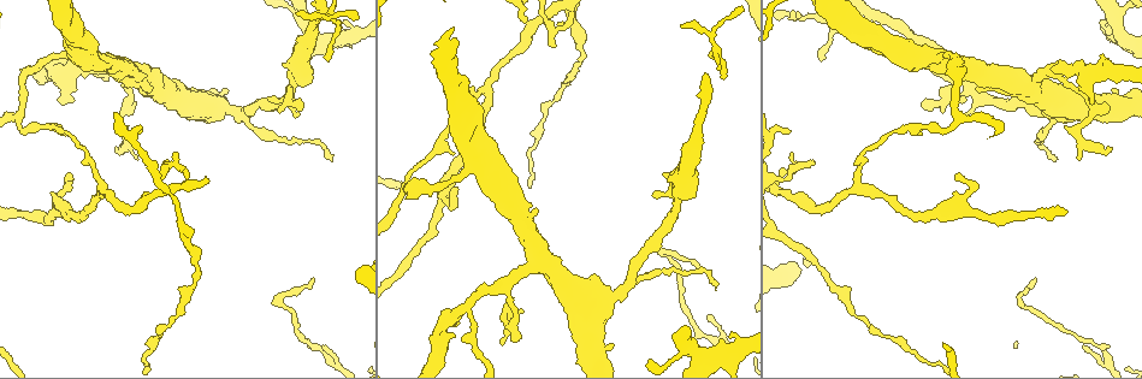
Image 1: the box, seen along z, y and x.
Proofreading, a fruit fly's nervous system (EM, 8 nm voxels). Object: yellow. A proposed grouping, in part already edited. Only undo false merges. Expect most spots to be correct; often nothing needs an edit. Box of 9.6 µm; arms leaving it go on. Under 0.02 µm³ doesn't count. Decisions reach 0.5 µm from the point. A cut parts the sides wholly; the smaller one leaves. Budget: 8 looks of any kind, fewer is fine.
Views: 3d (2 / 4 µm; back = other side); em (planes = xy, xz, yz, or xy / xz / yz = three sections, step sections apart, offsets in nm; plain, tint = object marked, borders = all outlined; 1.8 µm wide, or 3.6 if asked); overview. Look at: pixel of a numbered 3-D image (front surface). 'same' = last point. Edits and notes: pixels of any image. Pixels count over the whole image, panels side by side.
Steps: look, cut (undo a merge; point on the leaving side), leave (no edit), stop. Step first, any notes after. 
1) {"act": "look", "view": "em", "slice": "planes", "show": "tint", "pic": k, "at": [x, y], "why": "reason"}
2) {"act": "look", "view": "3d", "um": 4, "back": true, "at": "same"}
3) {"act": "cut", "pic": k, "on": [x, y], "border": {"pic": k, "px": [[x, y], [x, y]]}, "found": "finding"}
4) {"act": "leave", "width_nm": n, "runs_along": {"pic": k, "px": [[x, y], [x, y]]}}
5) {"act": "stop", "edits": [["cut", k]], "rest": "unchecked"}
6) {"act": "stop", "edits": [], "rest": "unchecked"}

{"act": "look", "view": "3d", "um": 2, "pic": 1, "at": [885, 336], "why": "a narrow waist"}

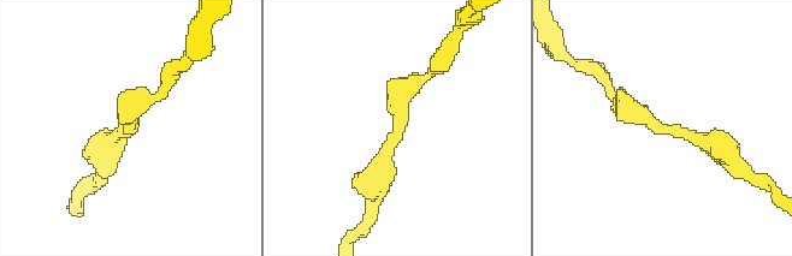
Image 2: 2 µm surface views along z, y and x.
{"act": "look", "view": "em", "slice": "xy", "step": 16, "show": "tint", "pic": 2, "at": [399, 131], "why": "shape alone is not enough"}

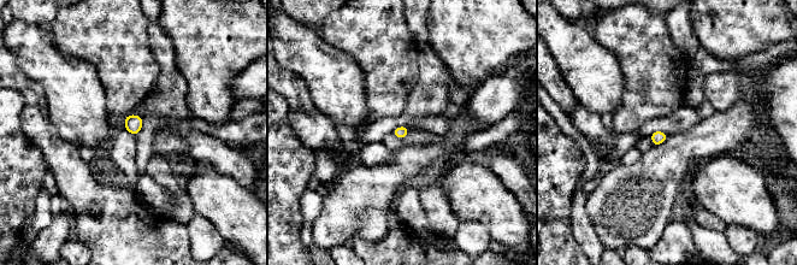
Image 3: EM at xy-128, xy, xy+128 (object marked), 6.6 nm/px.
{"act": "leave", "width_nm": 80, "found": "continuous, no second neuron"}

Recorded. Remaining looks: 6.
{"act": "look", "view": "em", "slice": "xz", "step": 4, "show": "tint", "pic": 1, "at": [491, 180], "why": "calibre changes"}

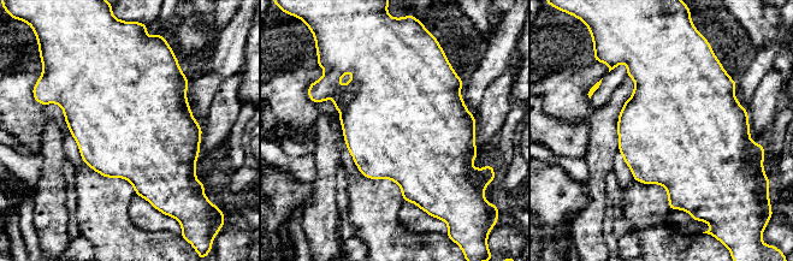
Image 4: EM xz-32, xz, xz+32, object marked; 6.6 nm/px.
{"act": "leave", "found": "one neuron here"}

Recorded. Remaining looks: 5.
{"act": "look", "view": "em", "slice": "planes", "show": "plain", "pic": 1, "at": [974, 89]}

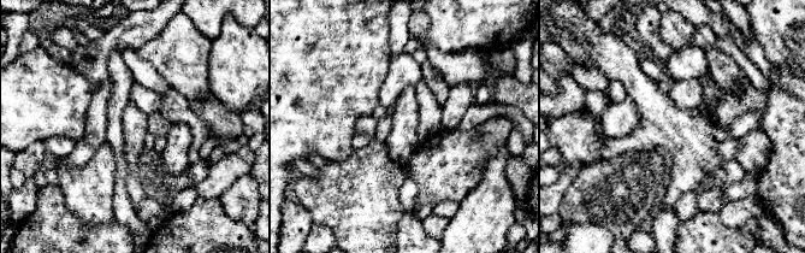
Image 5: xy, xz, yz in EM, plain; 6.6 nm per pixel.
{"act": "look", "view": "em", "slice": "planes", "show": "tint", "at": "same", "why": "where the object lies"}

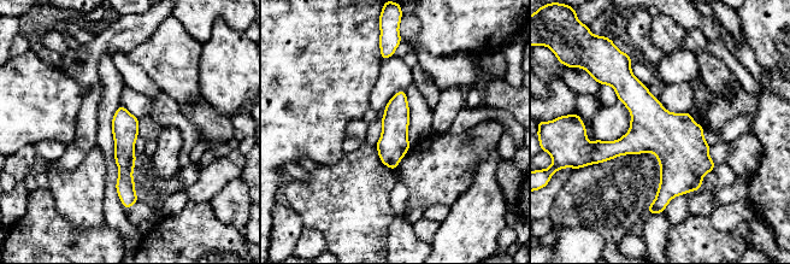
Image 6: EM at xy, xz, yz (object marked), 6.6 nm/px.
{"act": "leave", "runs_along": {"pic": 6, "px": [[626, 69], [670, 141], [659, 201]]}, "found": "one neuron here"}

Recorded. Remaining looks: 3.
{"act": "stop", "edits": [], "rest": "unchecked"}

